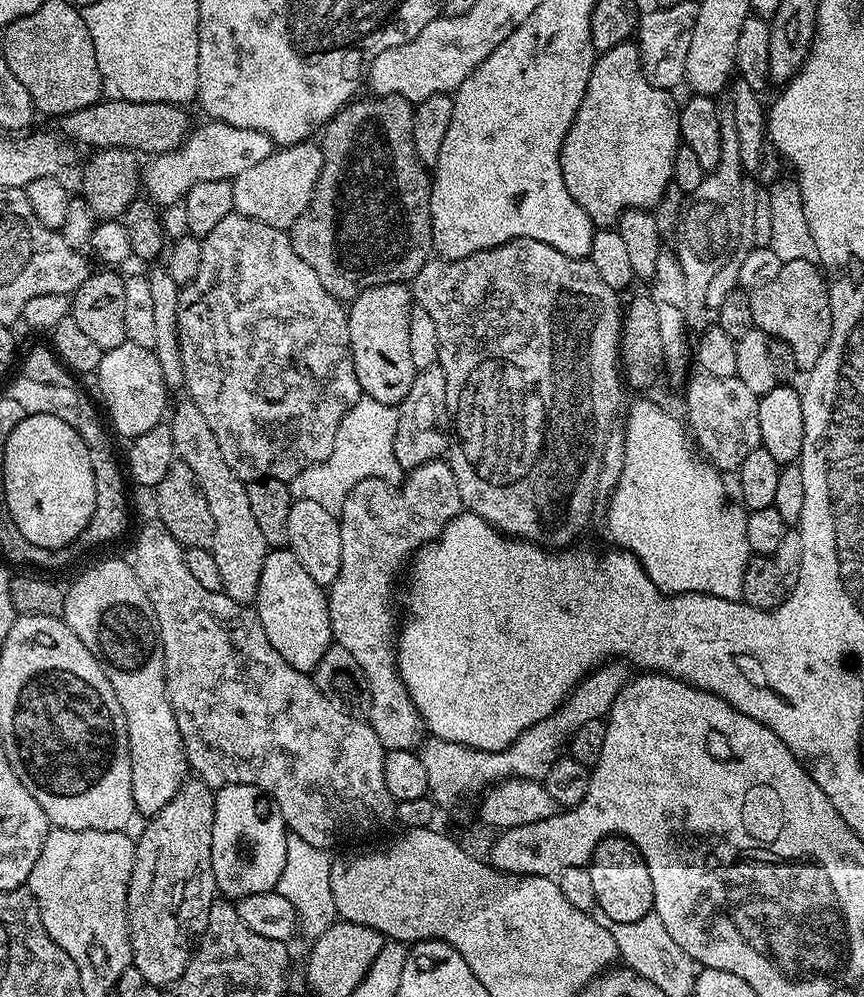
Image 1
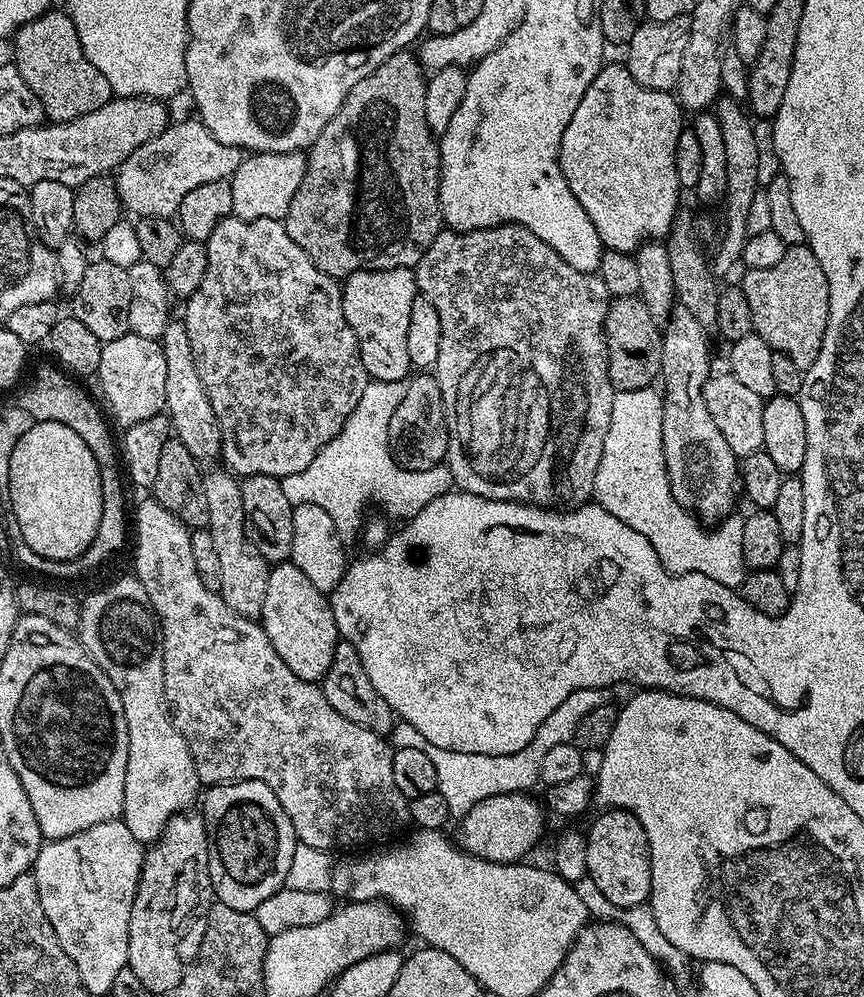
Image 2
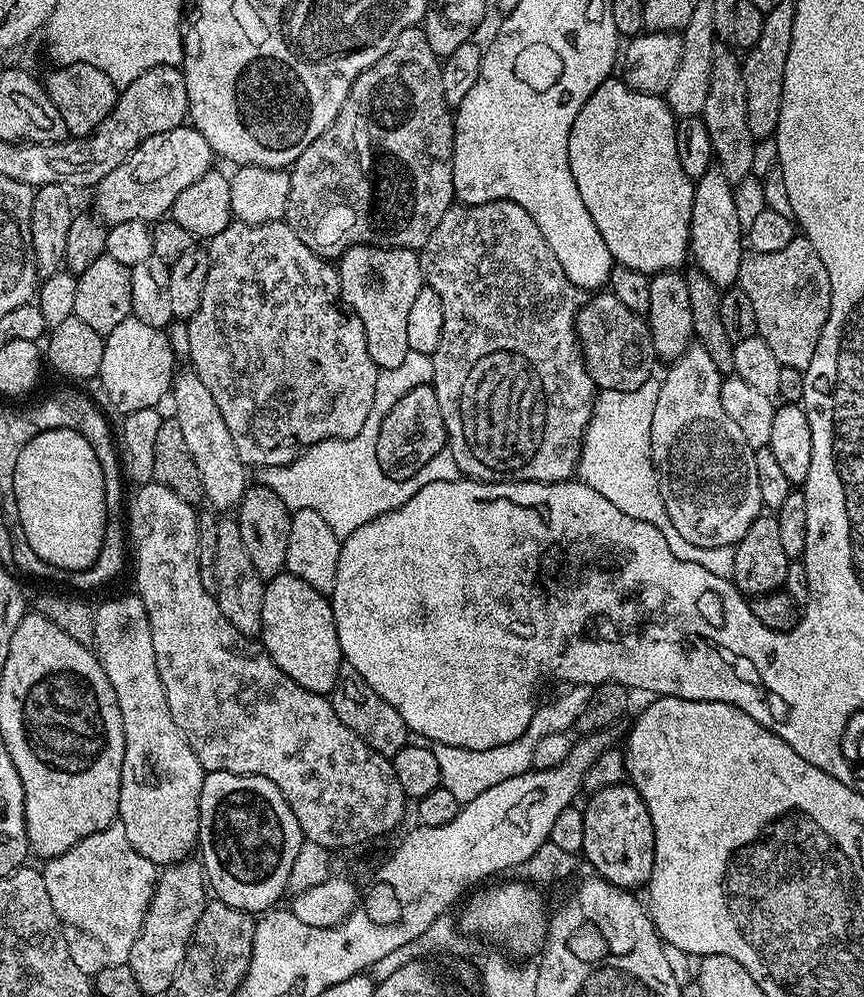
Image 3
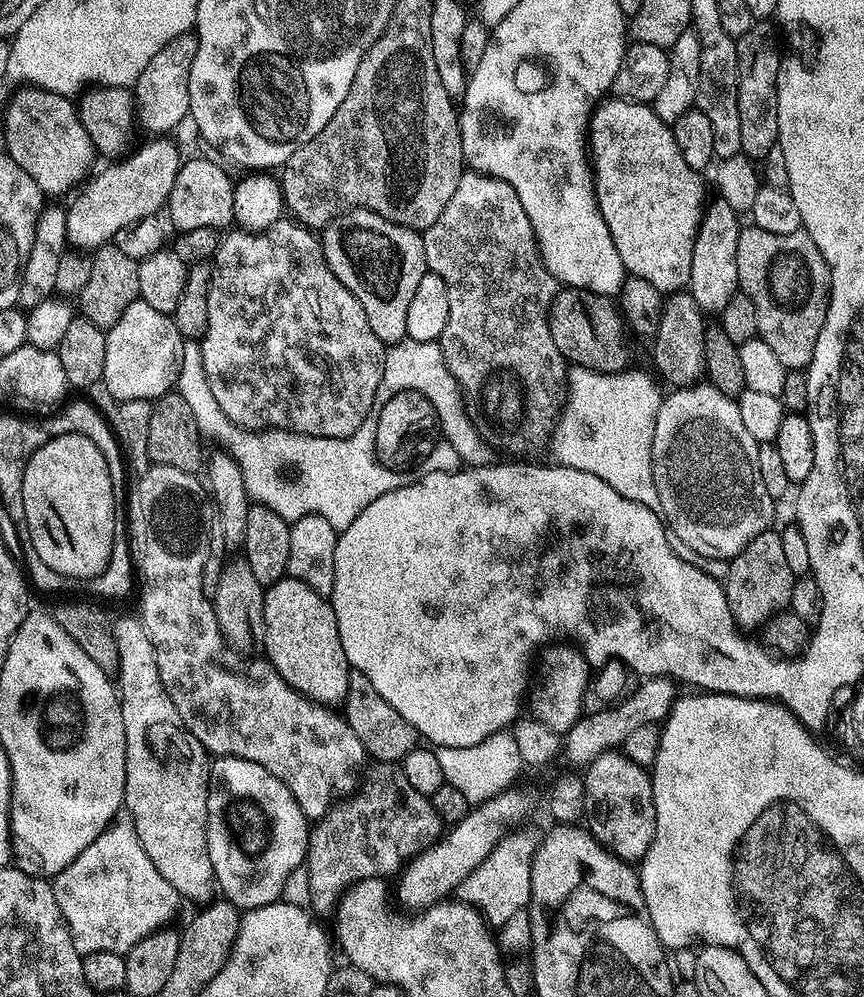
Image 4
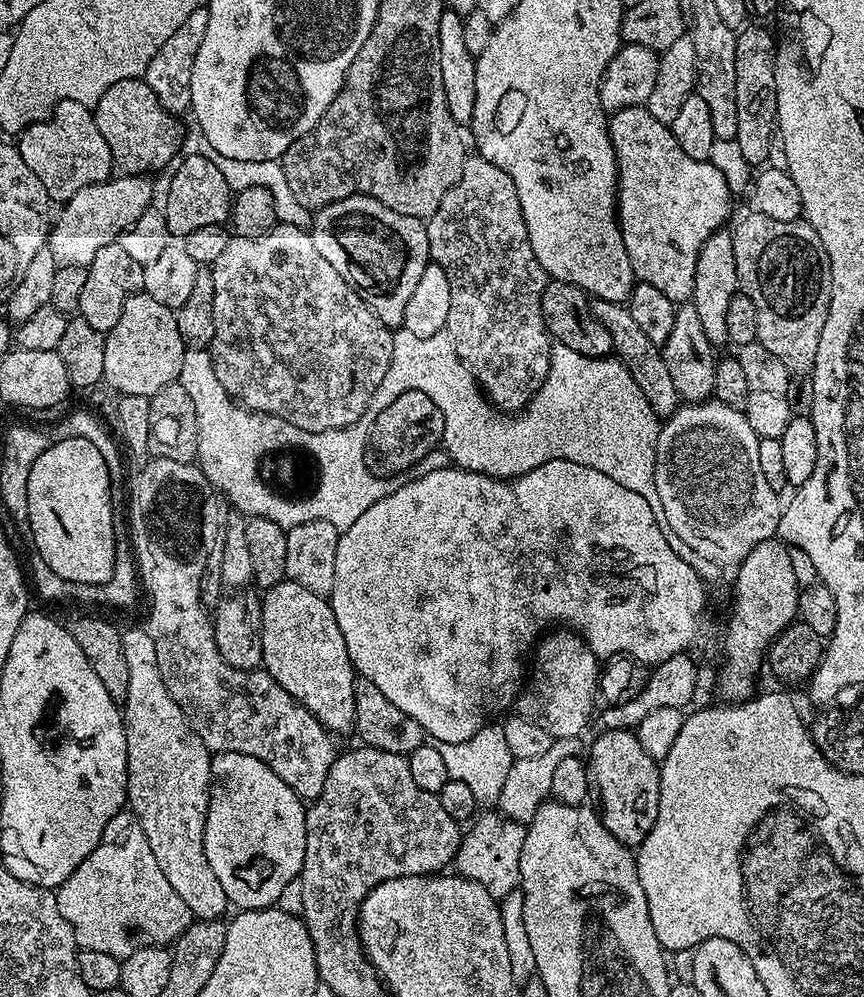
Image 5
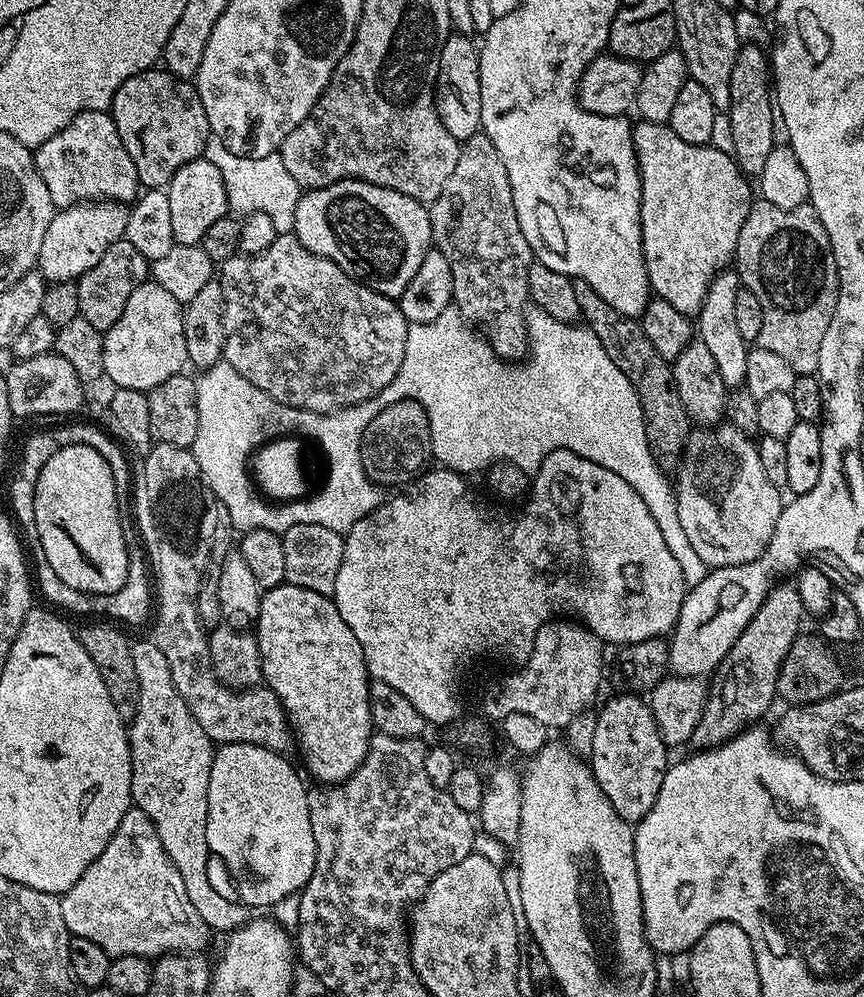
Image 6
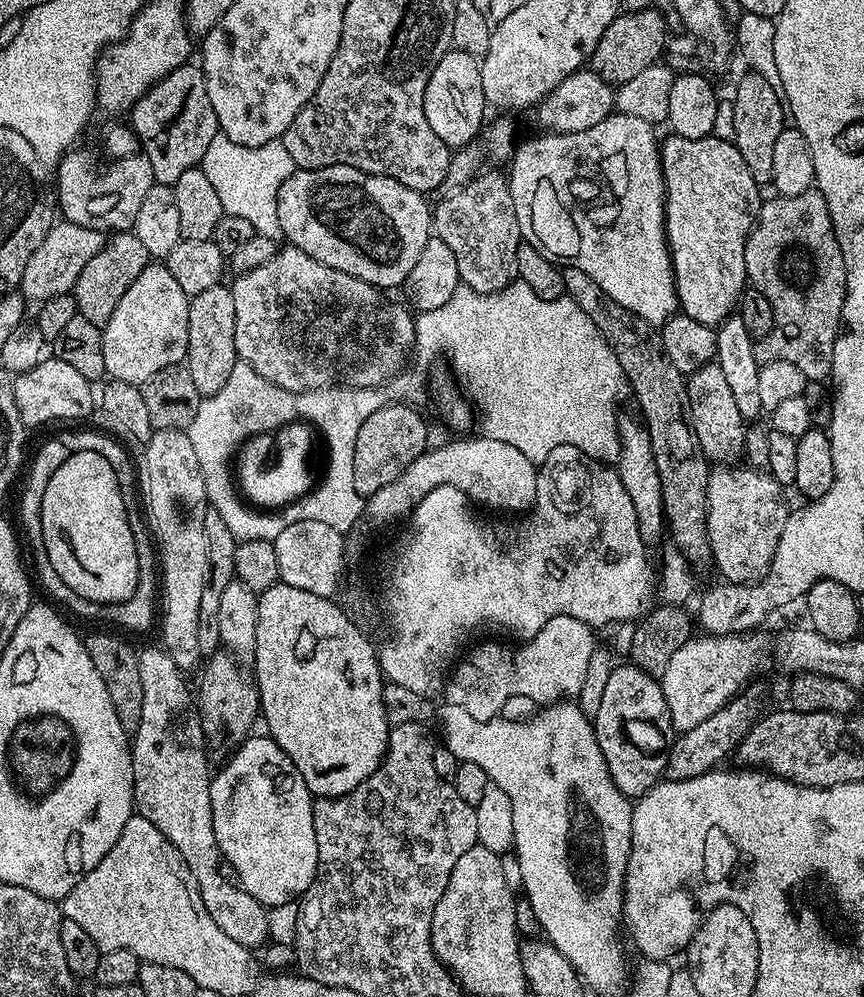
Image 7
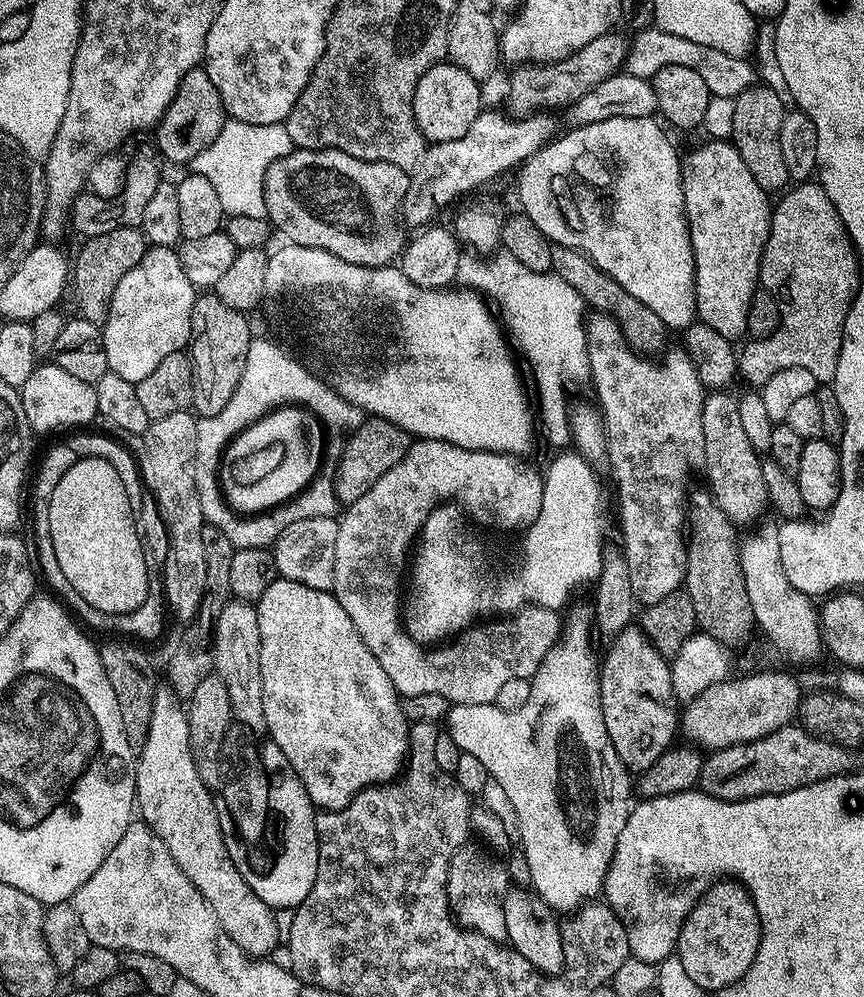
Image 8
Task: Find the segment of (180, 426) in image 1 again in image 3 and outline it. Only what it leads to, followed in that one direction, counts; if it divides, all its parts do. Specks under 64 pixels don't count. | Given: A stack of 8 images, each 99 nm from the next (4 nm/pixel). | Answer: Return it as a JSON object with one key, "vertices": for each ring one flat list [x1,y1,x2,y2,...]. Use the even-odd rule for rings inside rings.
{"vertices":[[218,519,218,546,214,549,214,562,218,570,218,590,214,595,222,614,226,614,226,622,230,622,234,630,238,630,246,637,259,637,265,581,258,574,258,570,254,570,254,562,250,562,250,554,246,554,239,519]]}

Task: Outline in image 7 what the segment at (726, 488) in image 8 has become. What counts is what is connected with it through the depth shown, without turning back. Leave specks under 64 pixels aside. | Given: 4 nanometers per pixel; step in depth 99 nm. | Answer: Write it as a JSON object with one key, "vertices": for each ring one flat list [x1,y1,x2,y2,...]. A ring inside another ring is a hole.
{"vertices":[[715,362,702,366,702,370,691,373,687,377,688,382,688,417,692,419,694,430,698,434,698,442,702,446,705,456,712,462,736,462,744,456,744,434,746,421,742,418,738,405,734,402,734,393,726,383,726,377,722,375,722,366]]}

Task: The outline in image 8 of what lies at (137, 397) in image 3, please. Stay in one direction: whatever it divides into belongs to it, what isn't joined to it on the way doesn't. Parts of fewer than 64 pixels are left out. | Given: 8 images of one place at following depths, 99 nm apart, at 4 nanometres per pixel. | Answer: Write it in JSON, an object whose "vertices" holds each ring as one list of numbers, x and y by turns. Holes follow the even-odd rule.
{"vertices":[[152,246,142,254,142,262,118,282,110,314,102,325,109,372,136,385,151,374,158,362,175,352,183,352,192,339,192,307,198,289,182,270,175,247]]}

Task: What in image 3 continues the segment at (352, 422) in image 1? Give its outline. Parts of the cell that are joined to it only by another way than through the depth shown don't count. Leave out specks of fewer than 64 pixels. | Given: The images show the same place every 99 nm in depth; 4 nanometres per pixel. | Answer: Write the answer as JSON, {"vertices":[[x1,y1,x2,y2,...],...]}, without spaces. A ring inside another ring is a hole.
{"vertices":[[408,351,399,366,378,371,378,382,374,386,374,406,370,406,370,418,366,418,366,426,362,426,358,434,348,440,323,440,305,448,294,462,261,468,258,472,259,483,274,490,274,494,278,494,278,498,282,498,282,502,286,502,292,512,303,508,318,510,318,514,330,522,336,537,341,542,344,541,347,536,354,534,354,530,366,526,366,522,393,512,414,498,418,487,415,479,394,480,382,470,376,457,378,430,402,394,414,390,414,386,431,383,432,357]]}

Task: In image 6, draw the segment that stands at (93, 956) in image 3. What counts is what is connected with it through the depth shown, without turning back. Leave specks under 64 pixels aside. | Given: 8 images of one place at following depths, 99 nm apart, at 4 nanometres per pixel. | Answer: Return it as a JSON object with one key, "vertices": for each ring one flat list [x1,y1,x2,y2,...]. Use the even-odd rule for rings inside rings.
{"vertices":[[131,807,122,818,118,830,106,842,106,850,98,854,90,866,86,866,86,874,70,886,70,890,60,896,62,906,62,922,66,922,69,933,78,938,90,938,97,946,106,950,109,958,117,956,143,956,159,958,170,952,198,952,207,949,210,929,198,910,190,903,190,894,186,894,186,882,182,882,182,874,178,874,178,866,166,854,162,842,156,833,154,822,138,807]]}

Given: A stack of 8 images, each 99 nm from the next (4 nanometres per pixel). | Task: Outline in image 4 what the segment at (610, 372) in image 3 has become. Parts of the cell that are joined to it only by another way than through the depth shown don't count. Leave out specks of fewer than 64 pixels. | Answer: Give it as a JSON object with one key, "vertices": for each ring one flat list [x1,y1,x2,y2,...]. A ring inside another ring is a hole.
{"vertices":[[565,287,557,295,552,306,552,315,548,317,551,333,554,334,554,346,563,354,569,365,577,368,588,368,592,372,622,372,628,364,628,336,630,329,620,315,620,309,614,303,613,297,587,292,581,288]]}

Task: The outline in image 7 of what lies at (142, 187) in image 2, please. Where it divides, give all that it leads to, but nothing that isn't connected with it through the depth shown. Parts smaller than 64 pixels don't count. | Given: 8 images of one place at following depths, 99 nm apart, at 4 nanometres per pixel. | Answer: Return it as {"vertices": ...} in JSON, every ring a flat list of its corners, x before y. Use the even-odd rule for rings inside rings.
{"vertices":[[67,222,53,223,52,228,42,238,42,246,30,254,30,262,26,262,26,270,22,270,19,291,25,301,43,302,55,296,66,296,78,282,78,274,86,267,86,262,104,245,105,233,90,230,86,226]]}

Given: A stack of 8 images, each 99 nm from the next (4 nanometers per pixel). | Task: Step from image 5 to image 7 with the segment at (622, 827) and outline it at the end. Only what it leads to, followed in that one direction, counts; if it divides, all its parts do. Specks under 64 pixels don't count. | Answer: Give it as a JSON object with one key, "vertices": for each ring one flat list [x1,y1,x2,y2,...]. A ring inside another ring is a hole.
{"vertices":[[625,662,621,668,620,665,613,667,602,698,604,701,598,705,598,714,594,717,602,758,606,758,614,784,623,796,645,796,664,776,672,742,678,735,670,722,670,710,659,679,631,662]]}

